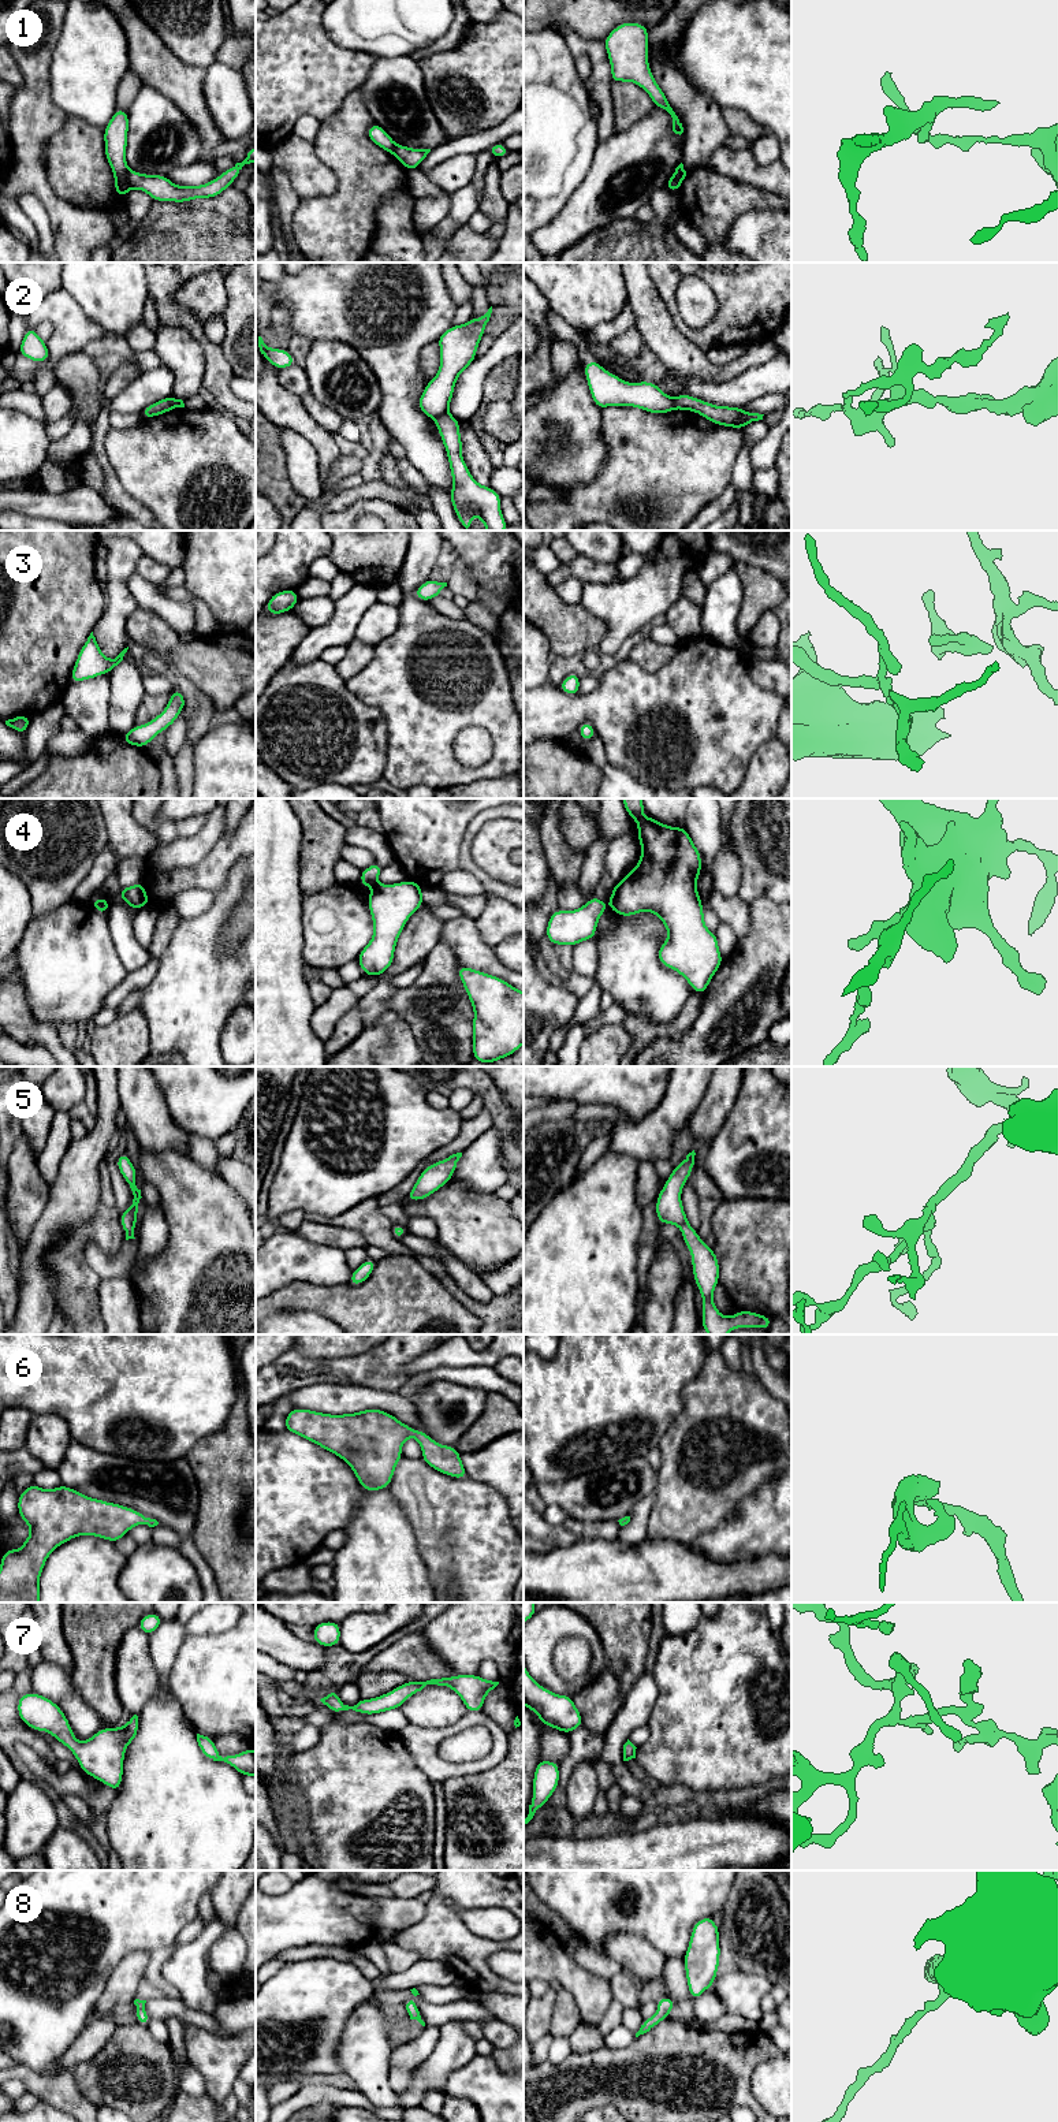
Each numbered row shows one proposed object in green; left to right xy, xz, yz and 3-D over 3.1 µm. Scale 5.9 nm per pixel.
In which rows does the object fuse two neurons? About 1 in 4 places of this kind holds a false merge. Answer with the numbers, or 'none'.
1, 2, 4

